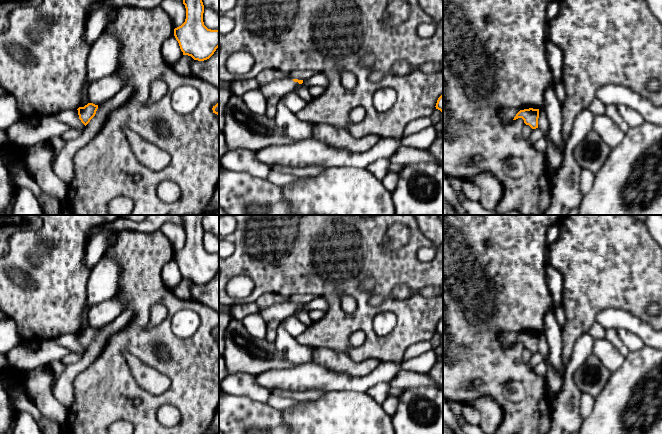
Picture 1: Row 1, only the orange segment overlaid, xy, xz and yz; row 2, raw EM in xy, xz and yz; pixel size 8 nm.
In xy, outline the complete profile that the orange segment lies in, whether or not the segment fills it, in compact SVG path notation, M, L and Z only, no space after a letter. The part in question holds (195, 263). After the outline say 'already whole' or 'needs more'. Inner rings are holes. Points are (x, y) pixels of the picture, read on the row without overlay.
M181 215L186 232L185 246L174 253L174 260L183 279L194 284L209 283L219 271L219 254L208 253L203 246L204 215Z; already whole

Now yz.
M524 333L520 334L513 344L522 342L526 349L529 349L532 353L538 352L539 333Z; already whole

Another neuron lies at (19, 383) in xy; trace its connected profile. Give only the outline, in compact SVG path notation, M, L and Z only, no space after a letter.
M10 376L11 381L15 384L15 389L20 393L26 393L26 386L23 377Z

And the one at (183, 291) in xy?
M183 279L173 292L178 298L182 300L191 300L191 286L193 284L194 283L191 280Z

